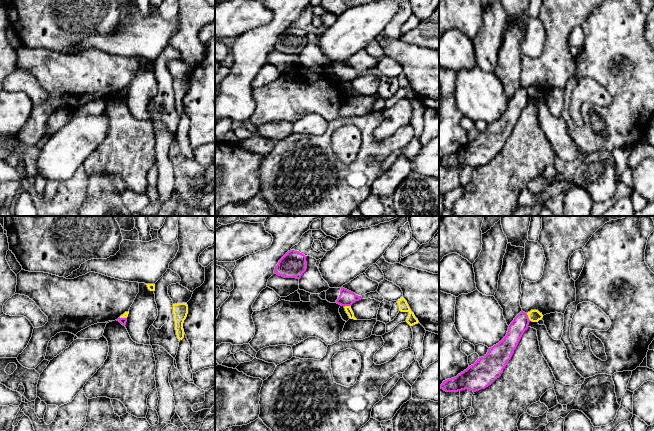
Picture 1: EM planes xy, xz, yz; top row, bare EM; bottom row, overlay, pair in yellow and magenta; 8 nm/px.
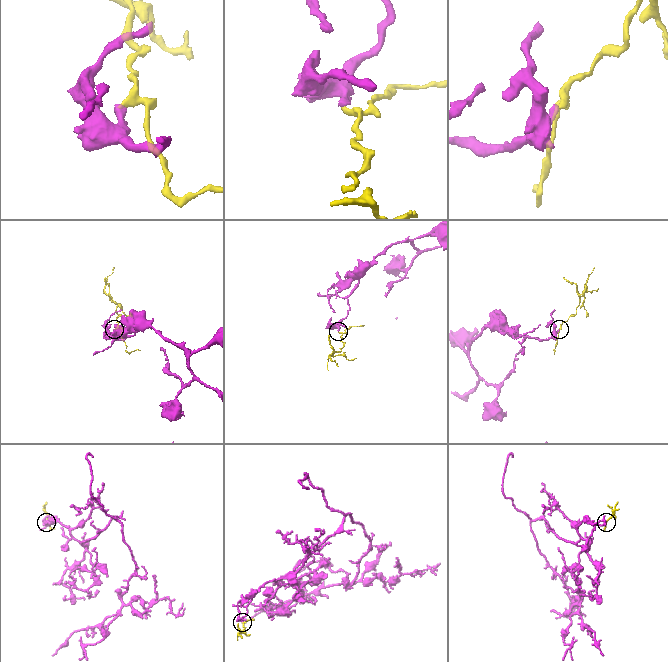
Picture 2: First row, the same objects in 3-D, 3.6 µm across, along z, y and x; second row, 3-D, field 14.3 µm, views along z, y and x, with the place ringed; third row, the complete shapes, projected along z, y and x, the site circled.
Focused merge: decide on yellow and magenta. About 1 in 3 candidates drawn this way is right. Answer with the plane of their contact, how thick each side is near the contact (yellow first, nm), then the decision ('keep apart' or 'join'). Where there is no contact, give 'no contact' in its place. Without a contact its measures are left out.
yz | 100/140 nm | keep apart

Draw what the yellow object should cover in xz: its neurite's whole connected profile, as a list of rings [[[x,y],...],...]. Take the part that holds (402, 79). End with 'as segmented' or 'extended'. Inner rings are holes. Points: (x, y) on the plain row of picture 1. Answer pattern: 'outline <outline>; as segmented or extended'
outline [[[403,73],[398,75],[397,79],[398,79],[398,82],[399,82],[399,87],[409,89],[409,91],[408,91],[408,93],[406,95],[406,98],[410,102],[413,102],[415,100],[419,99],[418,95],[415,93],[414,89],[411,87],[407,77]]]; as segmented

